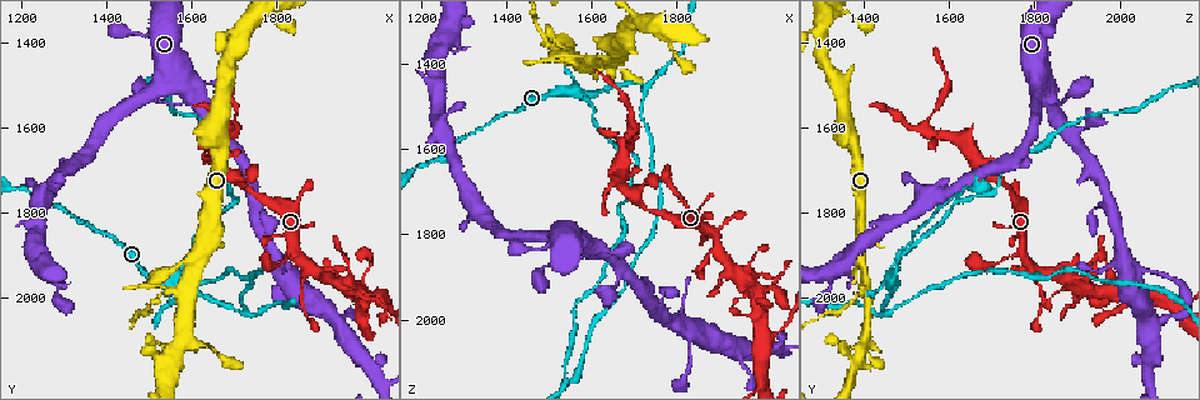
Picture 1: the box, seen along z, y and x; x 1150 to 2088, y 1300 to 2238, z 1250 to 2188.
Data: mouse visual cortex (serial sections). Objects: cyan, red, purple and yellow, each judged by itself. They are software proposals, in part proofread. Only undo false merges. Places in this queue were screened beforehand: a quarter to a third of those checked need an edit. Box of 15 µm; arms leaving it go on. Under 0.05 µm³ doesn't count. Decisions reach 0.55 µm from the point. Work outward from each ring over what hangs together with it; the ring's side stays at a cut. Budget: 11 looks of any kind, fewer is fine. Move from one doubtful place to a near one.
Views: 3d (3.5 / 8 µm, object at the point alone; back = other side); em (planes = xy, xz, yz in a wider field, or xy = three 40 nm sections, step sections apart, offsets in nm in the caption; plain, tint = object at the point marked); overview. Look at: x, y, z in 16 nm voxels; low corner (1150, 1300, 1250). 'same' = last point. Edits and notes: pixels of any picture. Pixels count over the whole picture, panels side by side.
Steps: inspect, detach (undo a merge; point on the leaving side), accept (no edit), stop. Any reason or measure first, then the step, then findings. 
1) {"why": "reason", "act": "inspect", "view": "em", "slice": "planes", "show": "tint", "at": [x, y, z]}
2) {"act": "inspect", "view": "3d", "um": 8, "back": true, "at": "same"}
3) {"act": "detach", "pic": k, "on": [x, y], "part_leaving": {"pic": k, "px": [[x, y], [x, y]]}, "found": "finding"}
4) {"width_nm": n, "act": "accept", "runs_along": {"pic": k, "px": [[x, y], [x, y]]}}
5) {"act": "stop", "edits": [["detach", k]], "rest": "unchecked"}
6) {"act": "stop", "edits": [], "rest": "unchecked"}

{"why": "calibre changes", "act": "inspect", "view": "3d", "um": 3.5, "back": true, "at": [1830, 1935, 2040]}

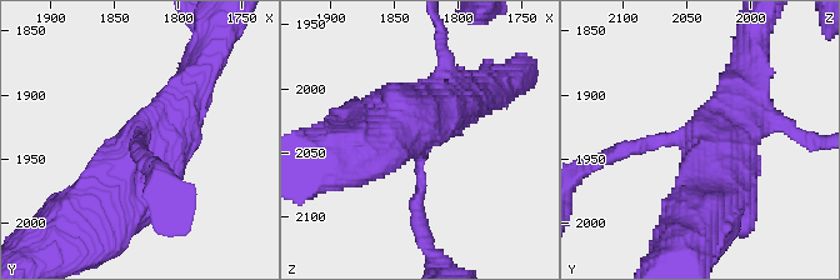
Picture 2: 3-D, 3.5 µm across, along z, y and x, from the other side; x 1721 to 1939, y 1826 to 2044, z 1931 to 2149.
{"why": "now the EM", "act": "inspect", "view": "em", "slice": "xy", "step": 3, "show": "tint", "at": [1834, 1934, 2038]}

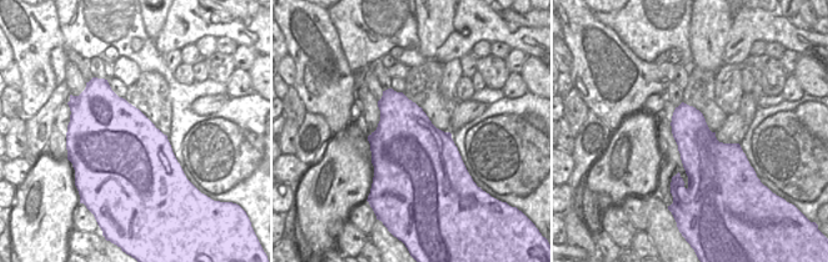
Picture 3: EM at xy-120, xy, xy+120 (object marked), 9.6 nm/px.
{"act": "inspect", "view": "em", "slice": "xy", "step": 2, "show": "tint", "at": "same"}

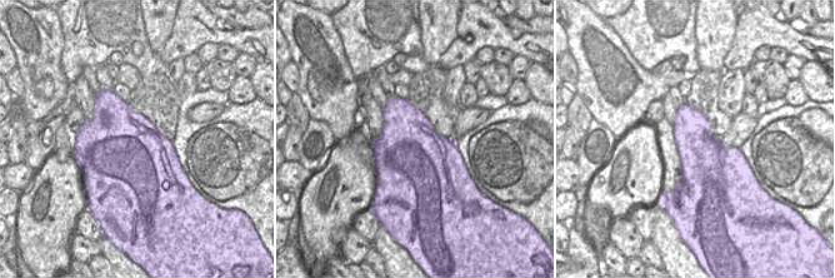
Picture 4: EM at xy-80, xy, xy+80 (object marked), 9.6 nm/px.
{"act": "accept", "found": "all the same cell"}

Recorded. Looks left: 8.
{"why": "narrows sharply", "act": "inspect", "view": "3d", "um": 3.5, "at": [1655, 1625, 1575]}

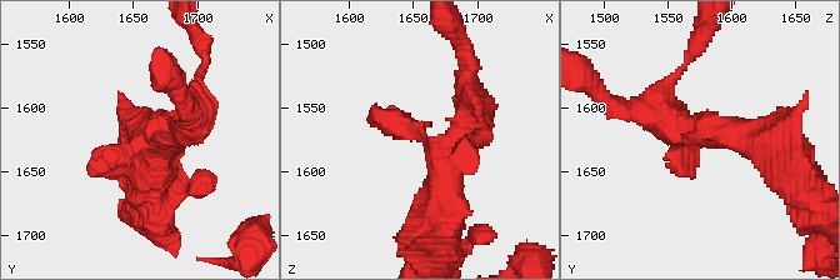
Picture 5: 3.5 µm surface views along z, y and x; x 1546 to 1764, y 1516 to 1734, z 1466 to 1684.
{"act": "accept", "runs_along": {"pic": 5, "px": [[443, 201], [448, 154], [374, 106]]}, "found": "one cell here"}

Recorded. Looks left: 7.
{"act": "inspect", "view": "3d", "um": 3.5, "at": [1570, 1945, 1455]}

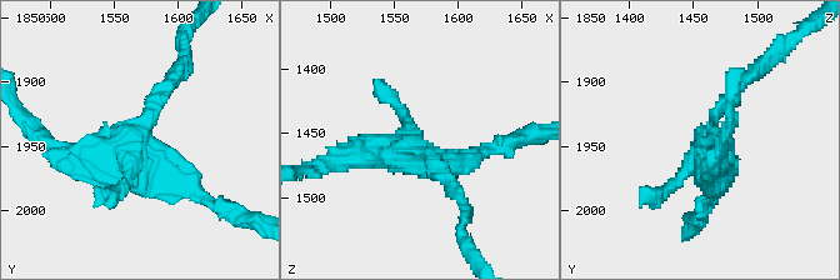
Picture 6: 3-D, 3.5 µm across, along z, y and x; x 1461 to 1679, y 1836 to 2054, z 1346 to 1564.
{"act": "inspect", "view": "em", "slice": "xy", "step": 3, "show": "tint", "at": [1568, 1946, 1462]}

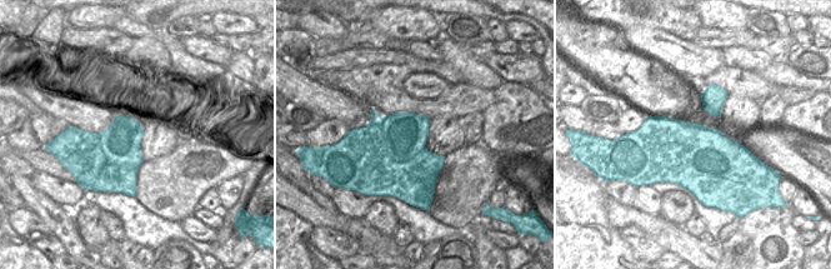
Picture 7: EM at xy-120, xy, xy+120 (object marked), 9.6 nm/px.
{"act": "detach", "pic": 6, "on": [159, 86], "border": {"pic": 7, "px": [[417, 115], [416, 143], [399, 162]]}, "found": "two cells meet here"}

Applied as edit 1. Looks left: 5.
{"why": "see it whole again", "act": "inspect", "view": "overview"}

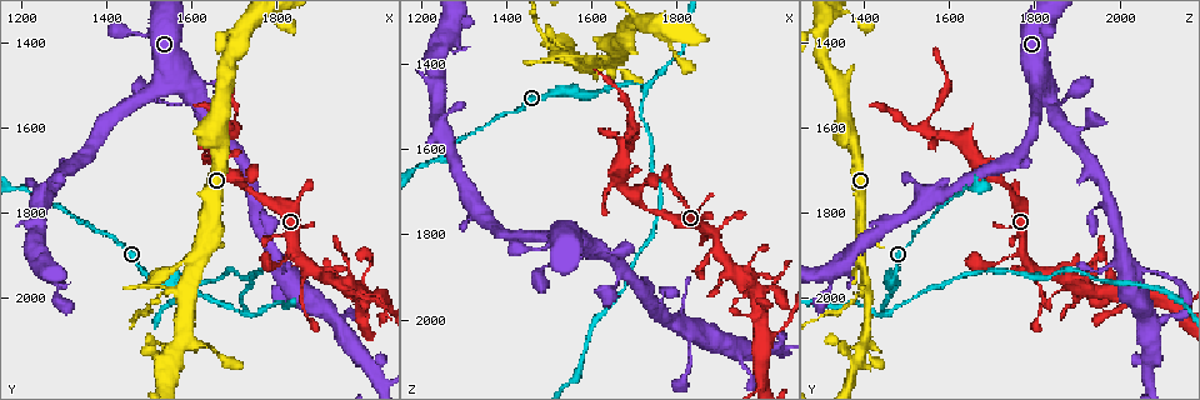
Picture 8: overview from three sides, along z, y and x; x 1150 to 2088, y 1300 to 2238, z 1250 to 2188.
{"why": "a narrow waist", "act": "inspect", "view": "3d", "um": 3.5, "at": [1505, 2020, 1365]}

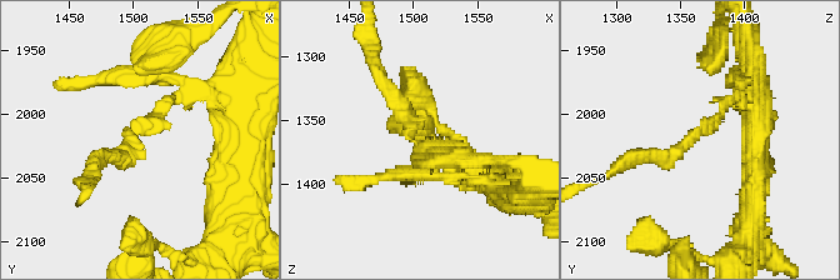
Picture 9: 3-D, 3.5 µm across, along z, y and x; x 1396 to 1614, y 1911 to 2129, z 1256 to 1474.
{"arm_widths_nm": [150, 200], "act": "inspect", "view": "em", "slice": "planes", "show": "tint", "at": [1498, 2014, 1366]}

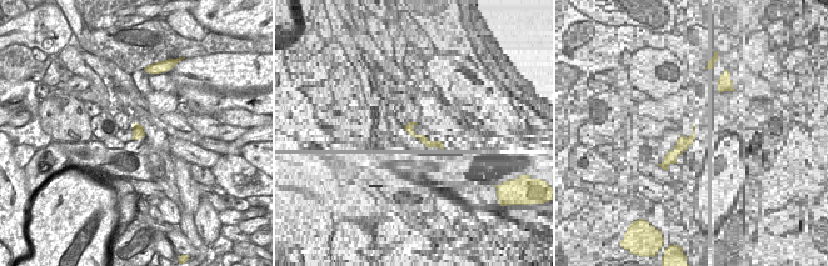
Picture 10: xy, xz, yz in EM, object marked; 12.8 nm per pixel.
{"act": "detach", "pic": 9, "on": [671, 153], "part_leaving": {"pic": 9, "px": [[698, 134], [601, 176]]}, "found": "two cells meet here"}

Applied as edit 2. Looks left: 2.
{"why": "three arms meet", "act": "inspect", "view": "3d", "um": 3.5, "at": [1720, 2035, 1450]}

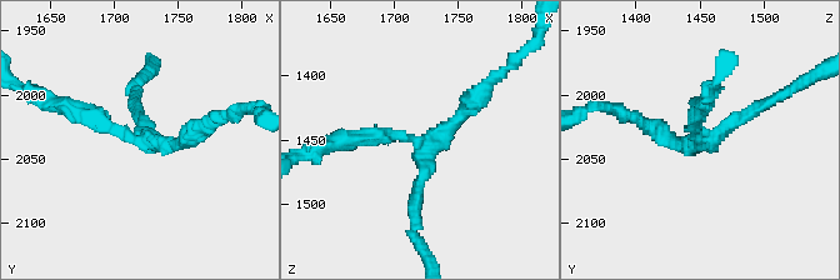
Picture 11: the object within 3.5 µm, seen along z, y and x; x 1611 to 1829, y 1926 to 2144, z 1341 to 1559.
{"why": "shape alone is not enough", "act": "inspect", "view": "em", "slice": "xy", "step": 3, "show": "tint", "at": [1724, 2032, 1452]}

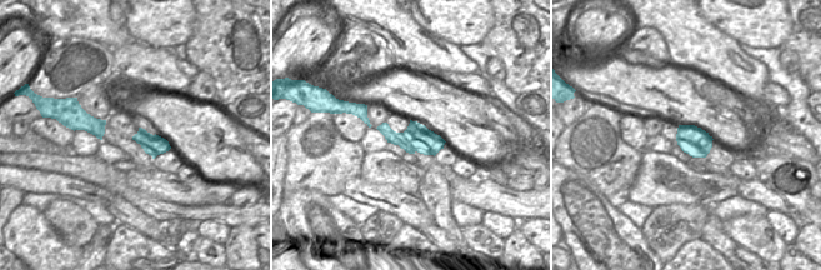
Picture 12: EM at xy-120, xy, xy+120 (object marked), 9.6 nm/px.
{"act": "detach", "pic": 11, "on": [463, 115], "found": "a second cell is stuck on"}

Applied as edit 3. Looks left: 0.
{"act": "stop", "edits": [["detach", 6], ["detach", 9], ["detach", 11]], "rest": "unchecked"}

